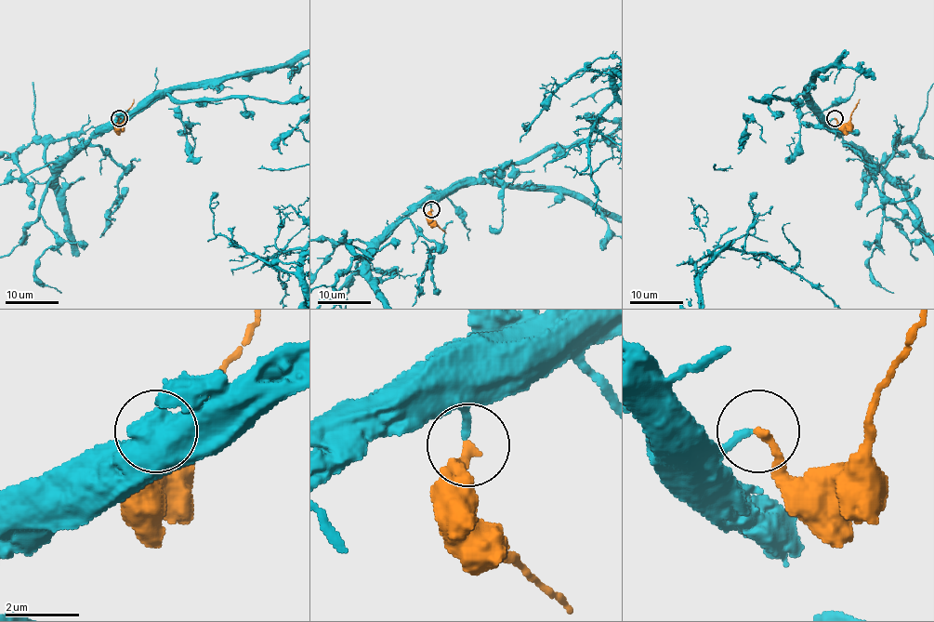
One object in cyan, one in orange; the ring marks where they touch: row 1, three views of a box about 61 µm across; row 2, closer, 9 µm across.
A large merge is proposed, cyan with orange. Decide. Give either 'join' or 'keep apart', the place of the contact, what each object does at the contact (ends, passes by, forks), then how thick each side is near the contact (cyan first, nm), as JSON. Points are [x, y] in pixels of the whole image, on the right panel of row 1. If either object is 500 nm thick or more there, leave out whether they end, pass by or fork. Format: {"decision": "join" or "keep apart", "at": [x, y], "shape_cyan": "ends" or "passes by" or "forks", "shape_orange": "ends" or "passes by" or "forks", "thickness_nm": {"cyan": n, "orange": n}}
{"decision": "join", "at": [835, 118], "shape_cyan": "ends", "shape_orange": "ends", "thickness_nm": {"cyan": 190, "orange": 240}}

